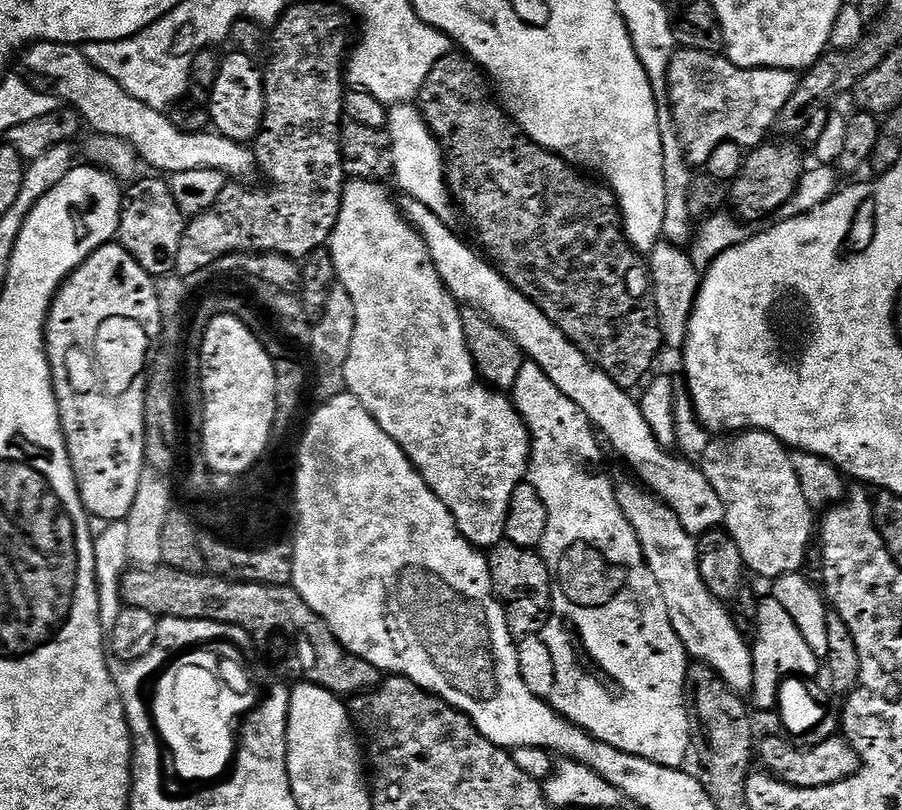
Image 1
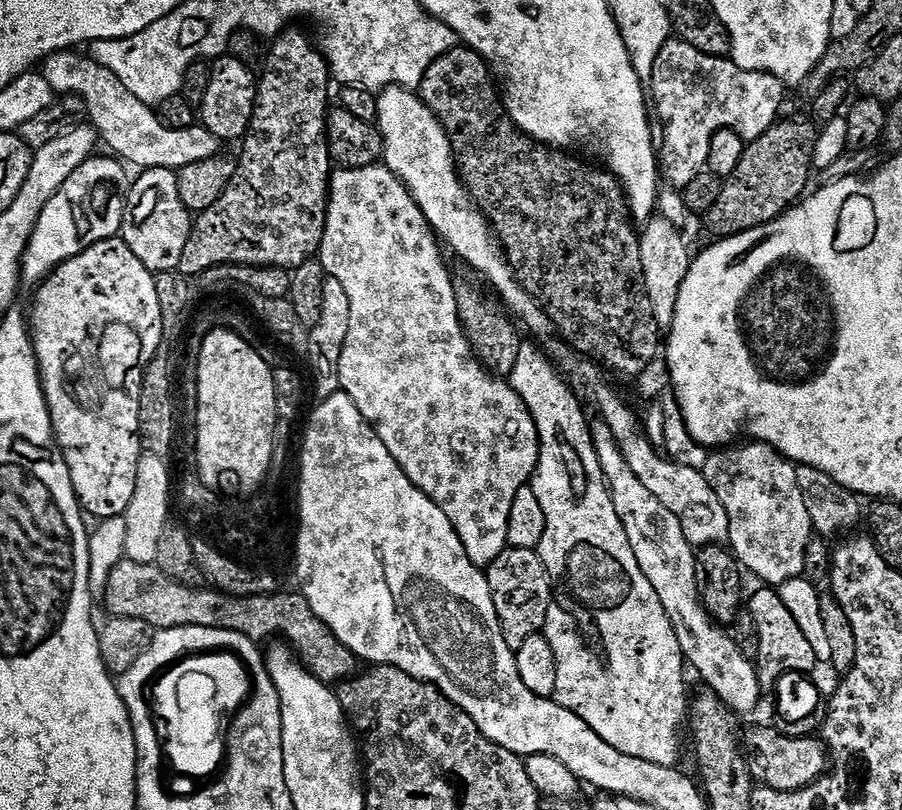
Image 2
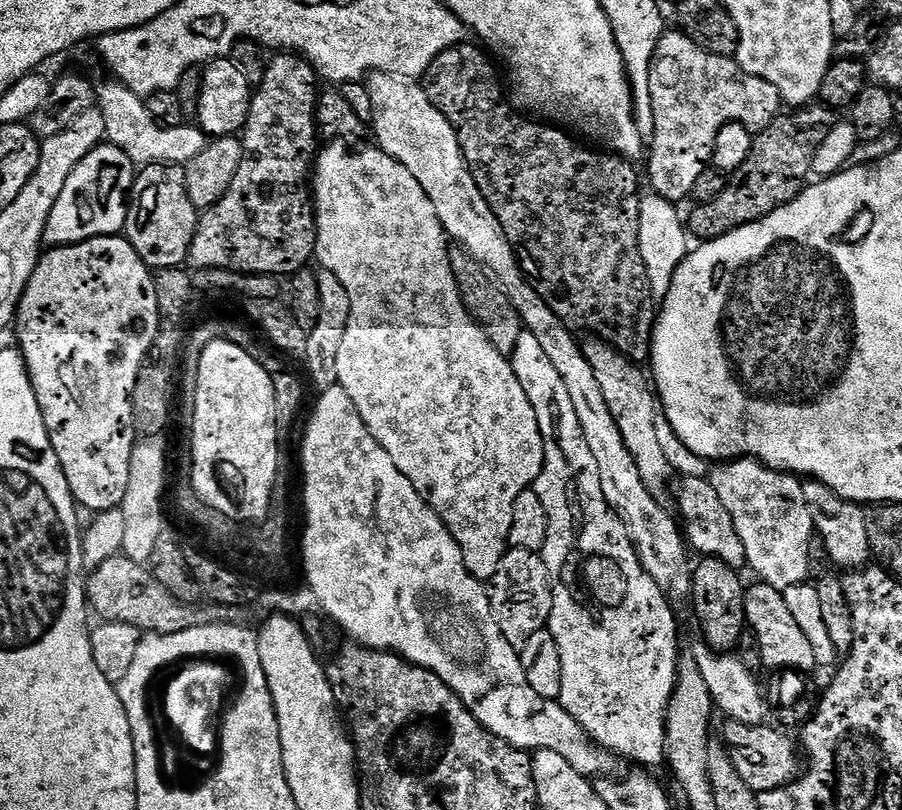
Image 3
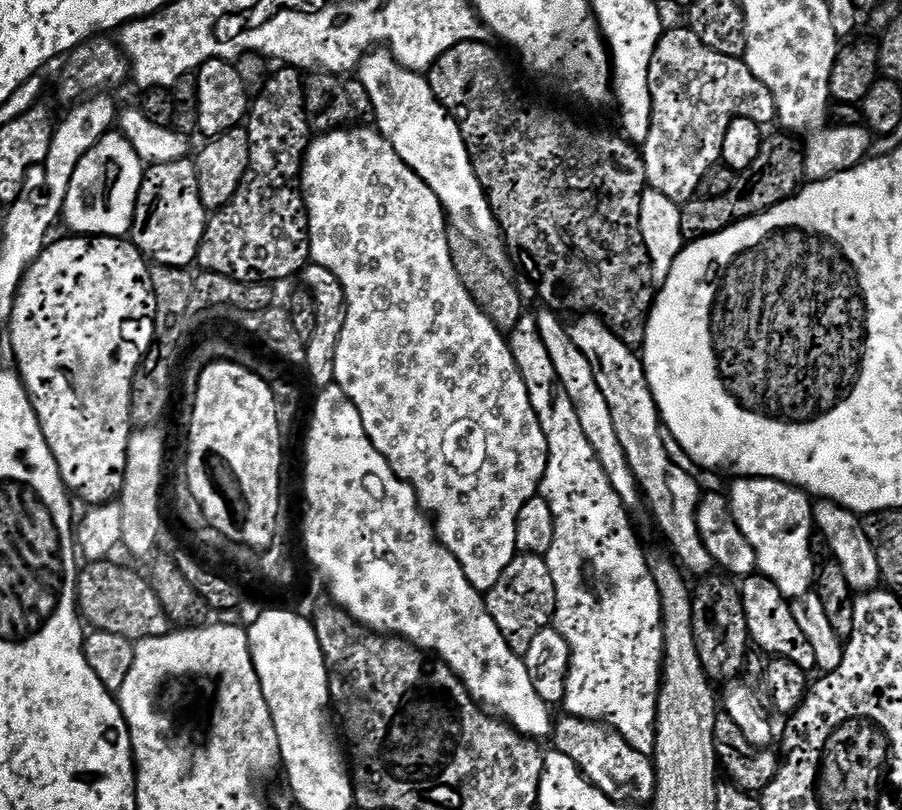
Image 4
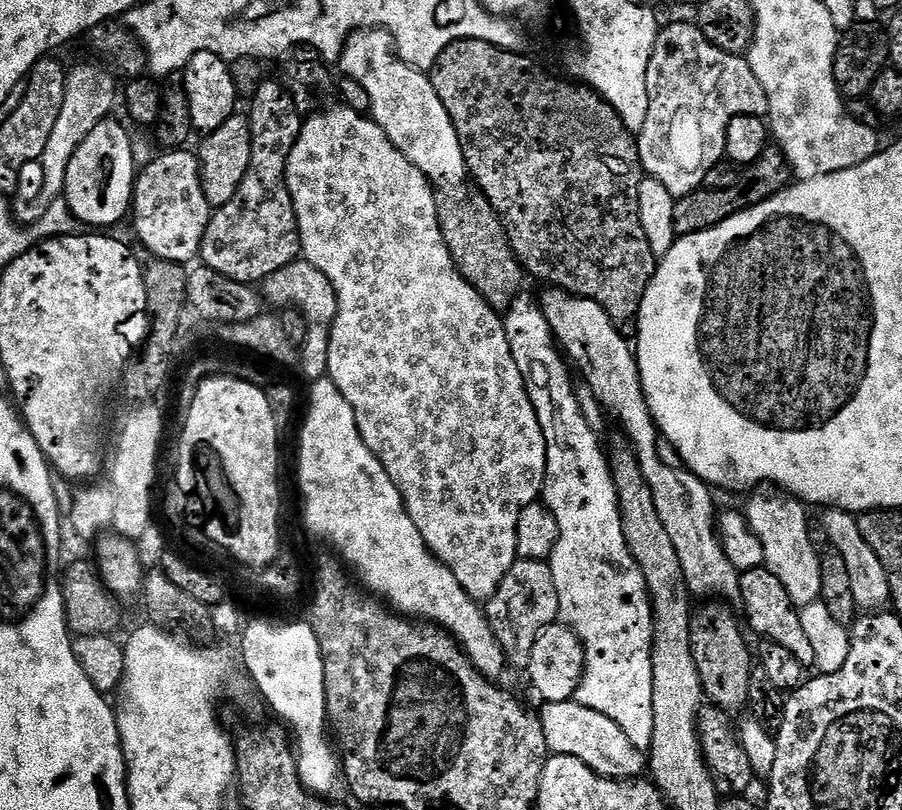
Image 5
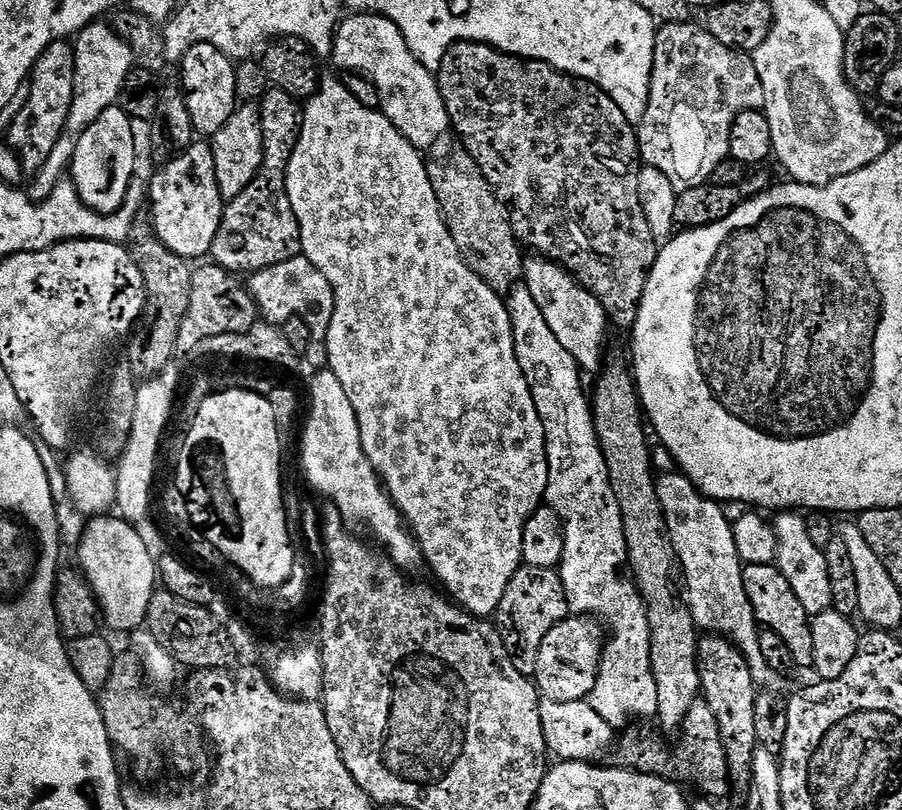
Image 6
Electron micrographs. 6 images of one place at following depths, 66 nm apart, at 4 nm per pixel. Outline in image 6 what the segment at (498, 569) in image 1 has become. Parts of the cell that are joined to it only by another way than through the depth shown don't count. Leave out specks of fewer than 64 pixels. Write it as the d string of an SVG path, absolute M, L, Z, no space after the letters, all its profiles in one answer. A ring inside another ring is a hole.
M521 566L514 578L510 578L510 586L506 586L506 594L502 594L502 602L494 613L496 629L506 646L510 662L514 662L514 670L523 676L535 677L542 638L546 638L546 634L550 634L558 622L567 620L569 615L566 590L559 571L542 566Z

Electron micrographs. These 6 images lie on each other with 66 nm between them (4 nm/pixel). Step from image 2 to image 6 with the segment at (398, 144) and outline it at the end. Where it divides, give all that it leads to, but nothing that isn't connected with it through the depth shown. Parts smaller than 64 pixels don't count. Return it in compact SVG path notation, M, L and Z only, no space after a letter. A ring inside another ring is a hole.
M371 12L348 14L348 17L339 21L336 29L336 38L332 45L330 59L344 72L361 72L370 83L376 87L376 96L380 99L379 111L383 112L390 122L401 132L410 143L421 150L432 148L447 132L450 132L448 111L442 102L440 88L436 84L435 75L422 62L414 58L402 30L390 22L390 18L377 16Z

